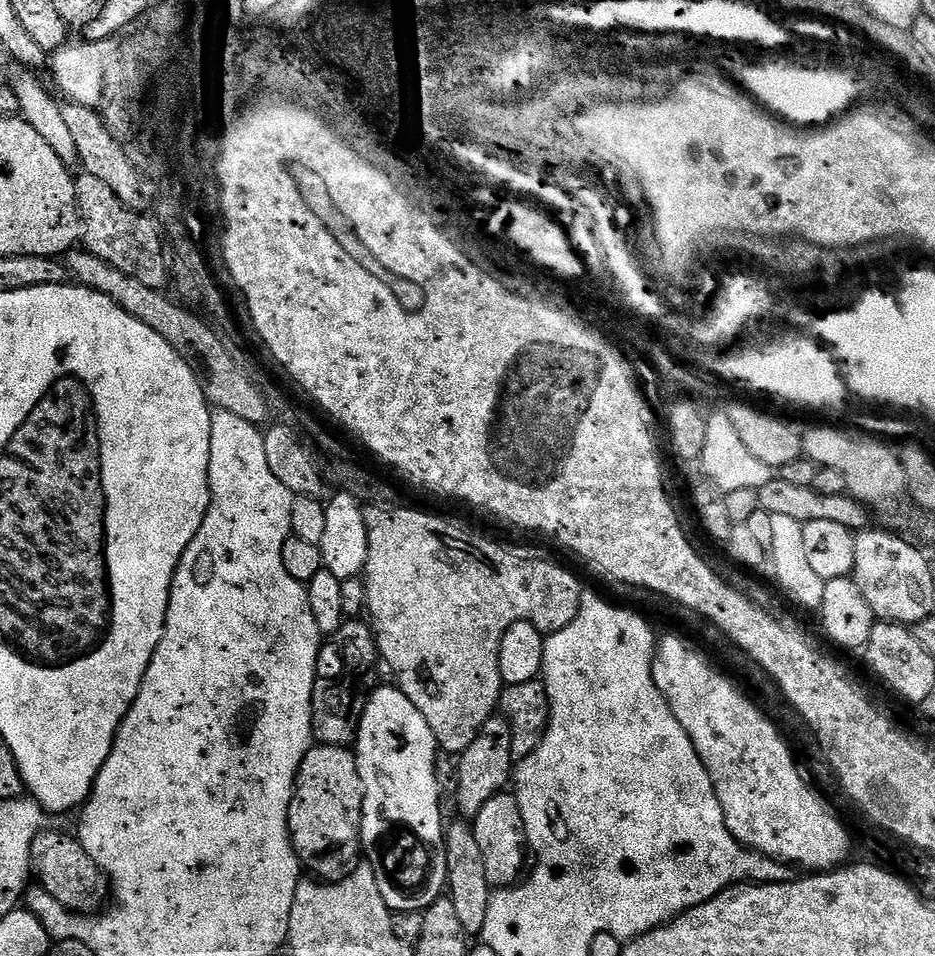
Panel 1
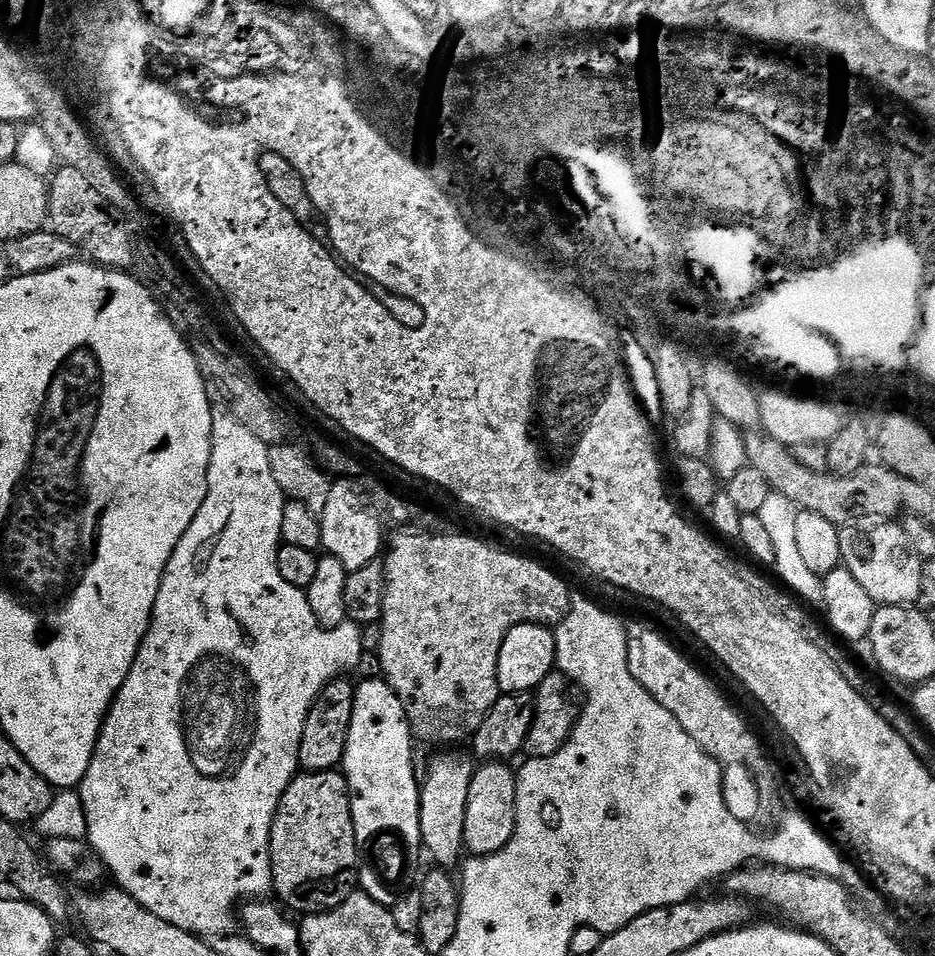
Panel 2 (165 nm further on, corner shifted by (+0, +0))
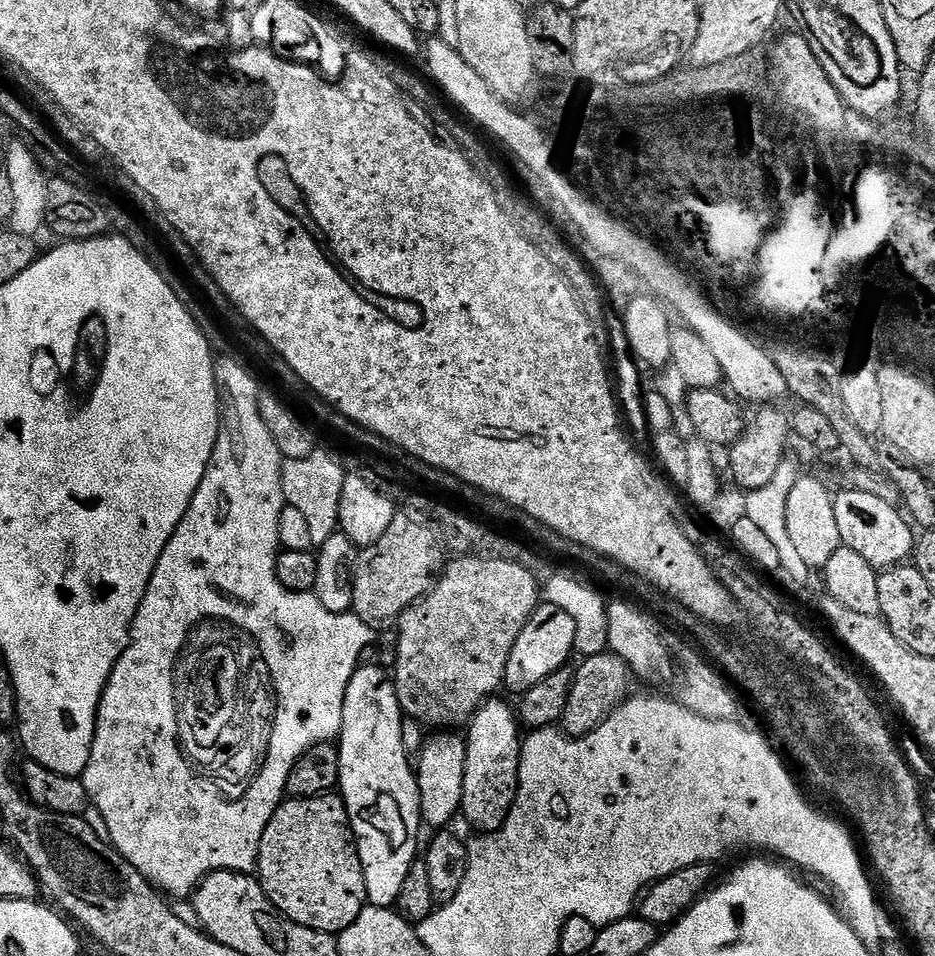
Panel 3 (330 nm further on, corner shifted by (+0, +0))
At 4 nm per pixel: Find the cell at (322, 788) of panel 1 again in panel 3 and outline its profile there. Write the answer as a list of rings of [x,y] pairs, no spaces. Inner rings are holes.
[[[329,794],[281,802],[262,834],[255,875],[266,898],[289,920],[319,932],[344,932],[362,914],[368,895],[343,796]]]

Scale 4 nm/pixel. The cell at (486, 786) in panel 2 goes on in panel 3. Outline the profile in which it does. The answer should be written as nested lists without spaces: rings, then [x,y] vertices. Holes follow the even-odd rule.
[[[501,698],[485,700],[466,725],[466,766],[460,812],[477,833],[496,832],[506,822],[518,794],[522,728],[517,713]]]

